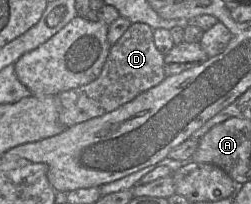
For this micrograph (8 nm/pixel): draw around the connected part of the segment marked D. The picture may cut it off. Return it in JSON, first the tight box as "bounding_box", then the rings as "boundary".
{"bounding_box":[57,16,166,128],"boundary":[[[120,16],[108,25],[107,40],[111,47],[98,78],[86,85],[57,95],[59,121],[66,128],[117,109],[133,100],[140,93],[160,84],[166,77],[164,72],[164,55],[156,48],[153,29],[149,25],[145,23],[131,23],[127,18]]]}

